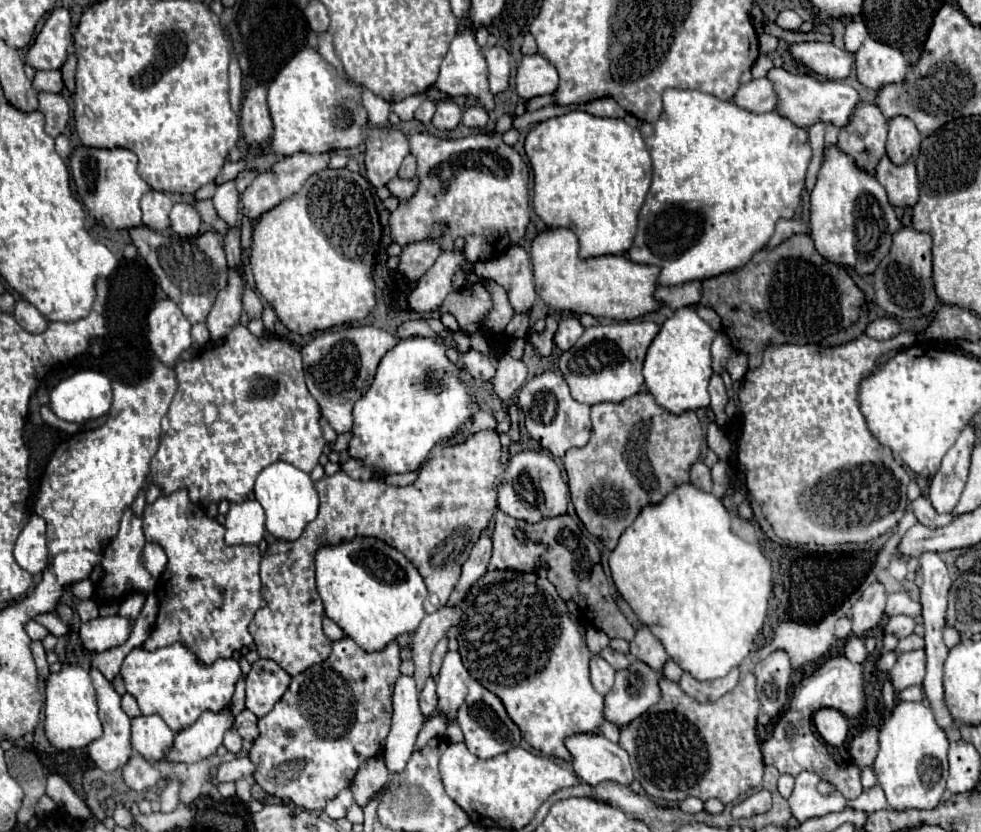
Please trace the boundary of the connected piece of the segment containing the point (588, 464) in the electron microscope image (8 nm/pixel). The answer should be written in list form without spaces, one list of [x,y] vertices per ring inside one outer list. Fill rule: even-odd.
[[[648,392],[634,394],[622,402],[602,402],[592,406],[592,438],[584,448],[572,448],[564,456],[564,468],[568,474],[568,486],[572,504],[586,530],[602,540],[608,550],[614,550],[622,532],[638,518],[648,504],[660,504],[674,488],[690,482],[690,468],[698,462],[704,444],[704,432],[696,418],[696,412],[672,416],[662,410]],[[596,464],[606,468],[604,478],[598,482],[598,508],[596,508]]]

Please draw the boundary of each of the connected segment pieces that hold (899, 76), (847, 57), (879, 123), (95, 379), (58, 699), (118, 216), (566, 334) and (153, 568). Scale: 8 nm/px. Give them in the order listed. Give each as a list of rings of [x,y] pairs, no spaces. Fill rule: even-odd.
[[[870,35],[856,52],[856,76],[864,86],[872,90],[880,88],[882,84],[902,82],[906,68],[908,62],[904,60],[900,50],[876,42]]]
[[[800,42],[790,44],[790,56],[798,60],[798,64],[806,66],[810,72],[820,74],[828,80],[842,80],[848,76],[854,54],[836,48],[834,44],[824,42]]]
[[[860,102],[852,122],[838,134],[838,148],[854,158],[858,168],[876,174],[876,166],[884,156],[888,122],[874,104]]]
[[[82,370],[62,380],[50,394],[54,414],[66,422],[84,424],[110,410],[112,382],[96,370]]]
[[[64,664],[58,674],[50,674],[46,680],[46,718],[44,732],[50,744],[58,750],[86,748],[98,736],[102,736],[102,722],[98,718],[98,698],[92,678],[82,666]]]
[[[76,148],[70,156],[72,178],[76,184],[76,194],[82,198],[88,212],[110,230],[124,230],[142,224],[140,198],[150,190],[150,186],[138,174],[138,158],[134,152],[124,148],[100,150],[100,148]]]
[[[566,318],[566,320],[562,320],[558,330],[556,330],[556,346],[562,352],[570,350],[576,344],[576,340],[582,336],[582,332],[584,332],[584,328],[578,322],[578,318]]]
[[[148,542],[148,544],[144,546],[144,550],[142,550],[142,564],[144,564],[146,570],[152,574],[154,580],[160,578],[160,574],[162,574],[164,568],[166,568],[166,562],[168,562],[168,558],[166,558],[166,552],[162,550],[162,546],[152,544],[152,542]]]

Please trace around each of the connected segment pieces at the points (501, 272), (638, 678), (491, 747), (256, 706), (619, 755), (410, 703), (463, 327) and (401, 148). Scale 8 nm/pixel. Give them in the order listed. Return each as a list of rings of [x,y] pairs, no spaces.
[[[512,246],[500,258],[474,264],[474,274],[500,284],[508,292],[512,308],[516,312],[524,312],[534,306],[536,290],[530,268],[530,256],[522,246]]]
[[[636,660],[632,664],[632,670],[616,672],[616,684],[606,694],[604,718],[618,728],[624,728],[638,716],[642,716],[658,700],[658,672]]]
[[[476,680],[470,682],[470,692],[466,696],[466,702],[458,710],[458,724],[464,732],[464,744],[472,754],[478,758],[494,758],[514,746],[520,744],[520,730],[518,726],[508,718],[504,704],[500,702],[498,696],[494,696],[490,690],[480,686]]]
[[[258,660],[246,678],[246,708],[258,718],[266,716],[282,698],[290,676],[272,660]]]
[[[594,732],[594,734],[572,734],[564,740],[568,752],[572,754],[570,758],[570,764],[576,772],[576,776],[590,784],[590,786],[598,786],[600,782],[606,782],[606,780],[612,780],[612,782],[618,782],[618,784],[626,784],[630,786],[630,782],[634,780],[632,776],[632,768],[630,768],[630,760],[628,760],[628,754],[624,748],[620,748],[618,744],[610,742],[604,734],[600,732]]]
[[[400,676],[394,688],[392,730],[384,748],[384,762],[390,774],[402,772],[412,756],[416,734],[422,728],[418,710],[418,688],[412,676]]]
[[[478,282],[474,284],[474,288],[450,292],[450,296],[446,296],[444,304],[440,306],[440,312],[452,314],[460,326],[460,332],[472,336],[478,330],[482,330],[482,316],[486,316],[490,308],[492,308],[490,292],[482,282]]]
[[[370,128],[366,144],[366,178],[374,188],[388,184],[410,154],[408,136],[398,128]]]

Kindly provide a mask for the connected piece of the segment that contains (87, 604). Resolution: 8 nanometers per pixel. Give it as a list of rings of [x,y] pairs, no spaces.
[[[91,599],[80,600],[77,611],[82,622],[87,622],[99,616],[99,608]]]

